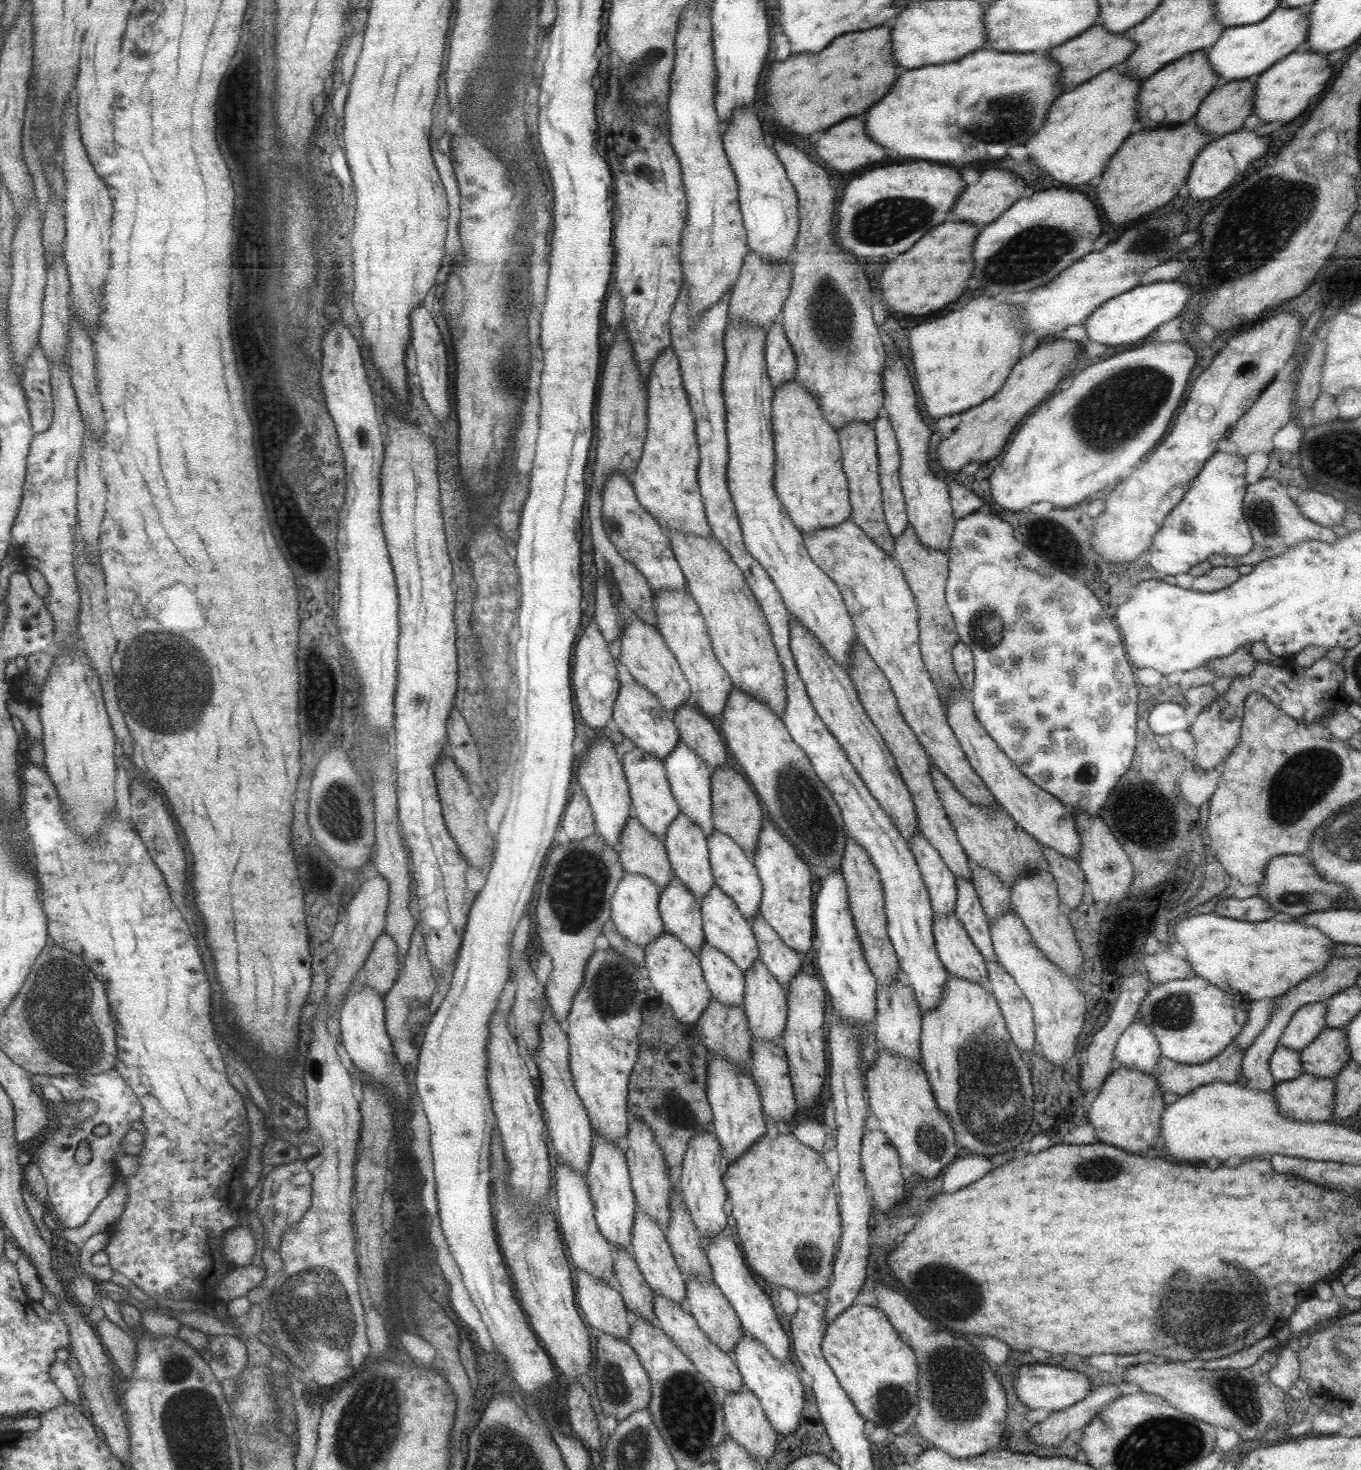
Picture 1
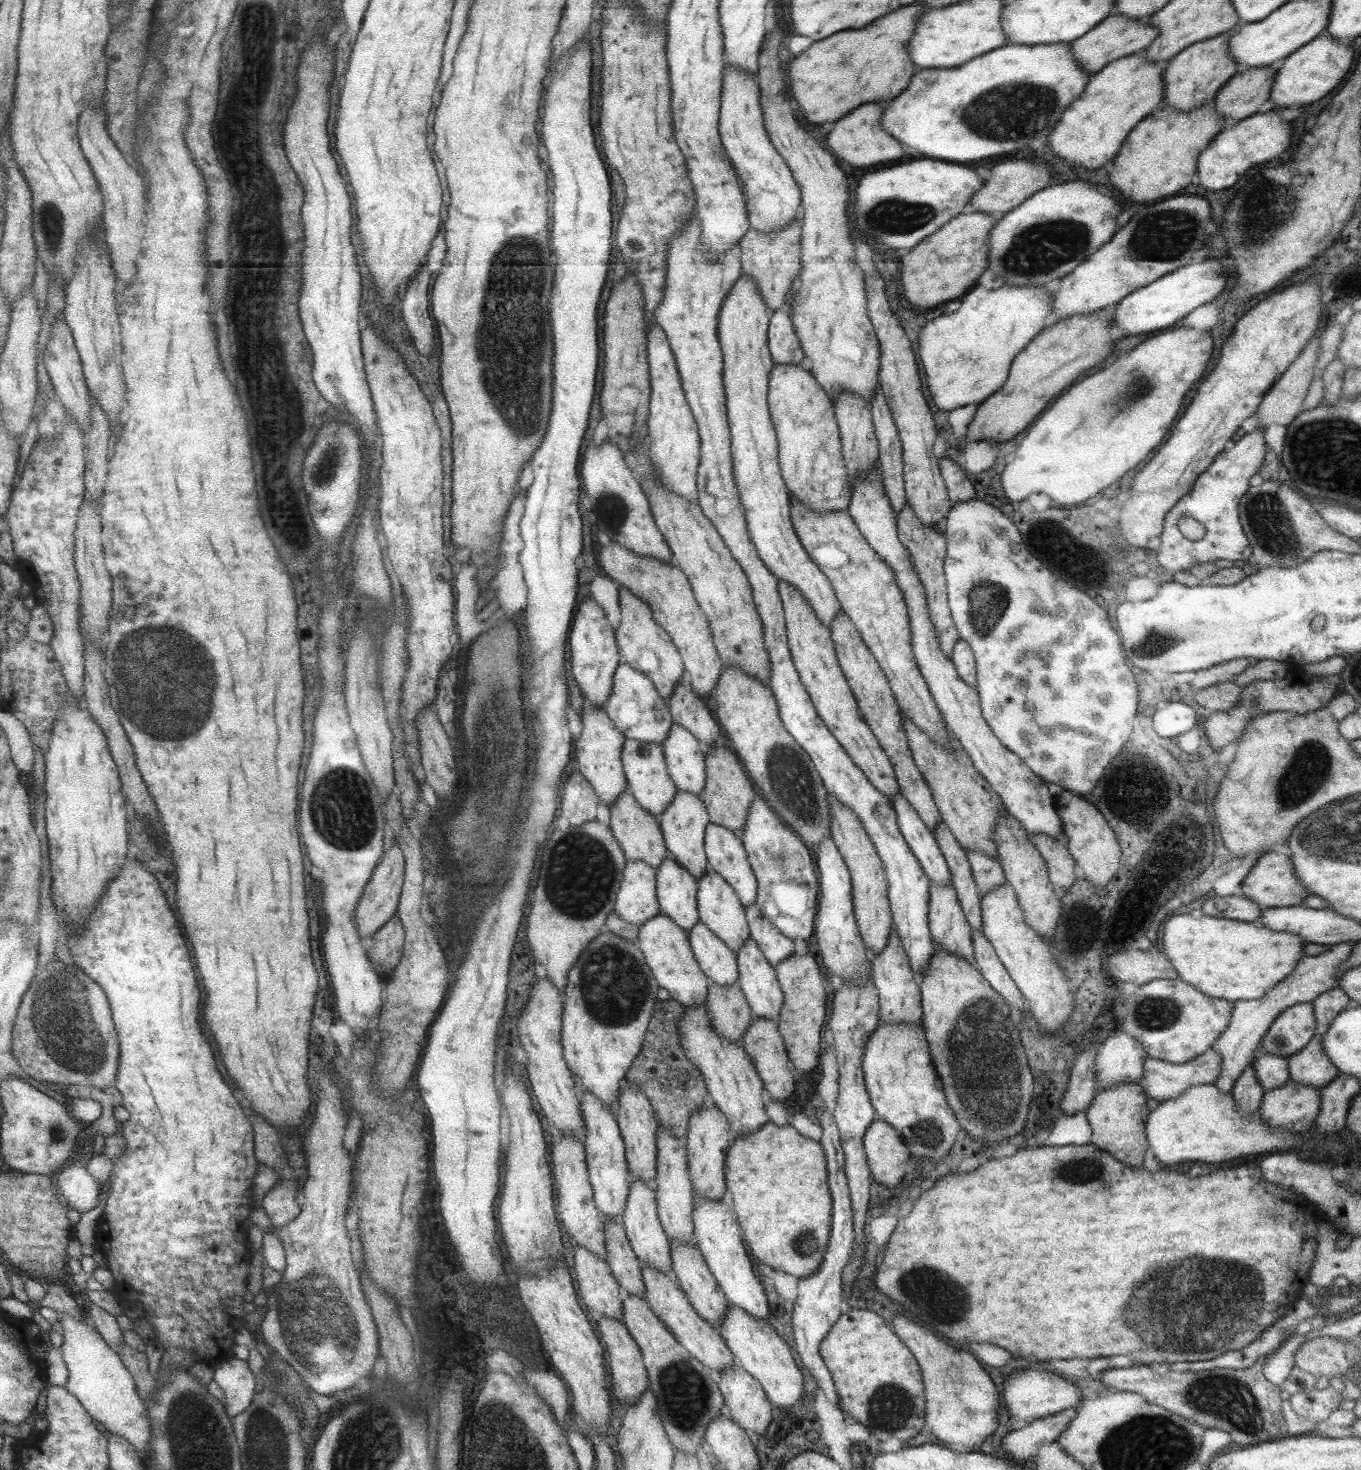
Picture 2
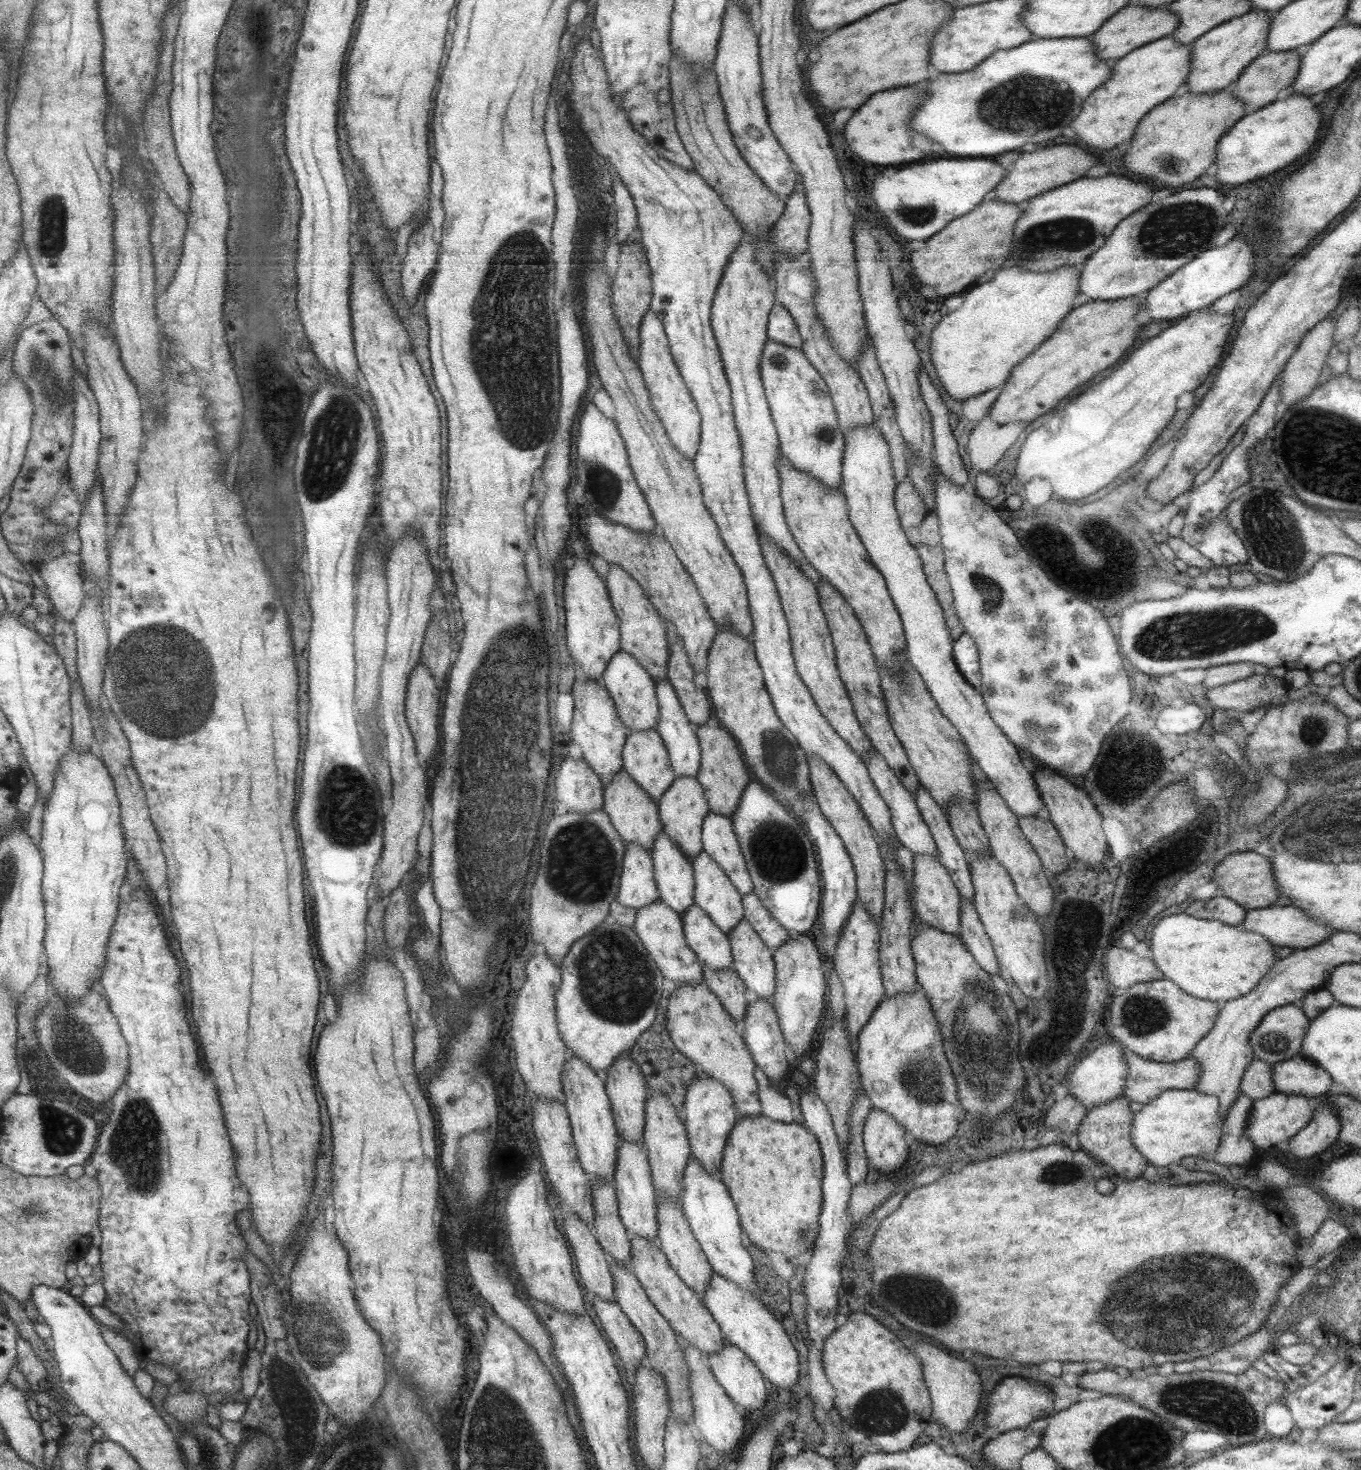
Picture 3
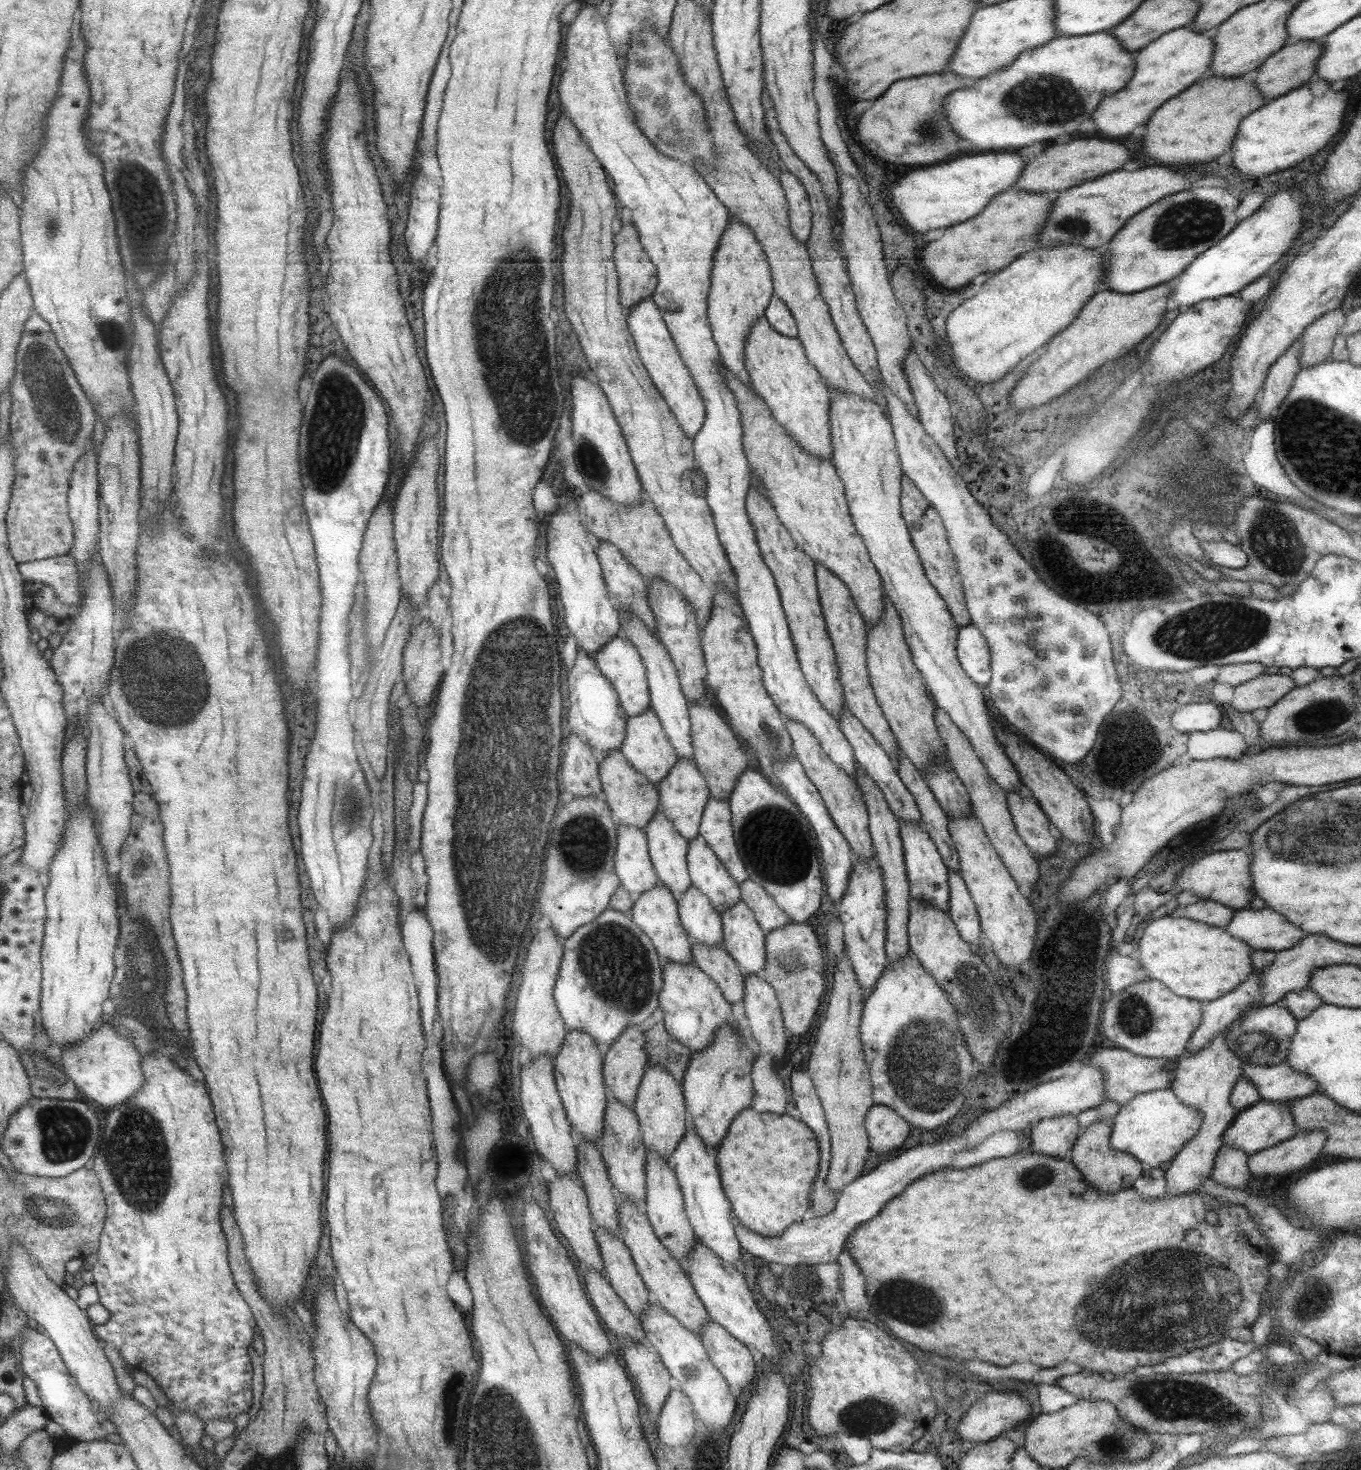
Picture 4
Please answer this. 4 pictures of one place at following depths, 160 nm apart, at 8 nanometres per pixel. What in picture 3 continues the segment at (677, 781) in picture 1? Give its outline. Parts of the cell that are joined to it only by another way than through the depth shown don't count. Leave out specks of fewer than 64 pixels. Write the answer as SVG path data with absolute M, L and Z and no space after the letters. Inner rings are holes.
M663 677L654 681L655 698L658 704L658 721L655 730L665 745L671 768L676 777L695 777L700 765L700 746L695 732L696 726L685 716L681 703L671 683Z

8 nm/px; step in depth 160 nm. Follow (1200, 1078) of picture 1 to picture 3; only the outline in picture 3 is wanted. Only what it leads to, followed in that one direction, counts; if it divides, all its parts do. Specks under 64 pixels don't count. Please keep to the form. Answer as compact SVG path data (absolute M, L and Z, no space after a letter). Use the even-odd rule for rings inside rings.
M1123 1048L1122 1057L1127 1069L1127 1078L1125 1078L1125 1085L1122 1088L1122 1095L1127 1100L1139 1102L1139 1104L1145 1104L1153 1100L1164 1090L1189 1090L1193 1085L1197 1084L1197 1078L1199 1078L1200 1066L1192 1056L1173 1062L1157 1062L1145 1060L1134 1055L1130 1050Z

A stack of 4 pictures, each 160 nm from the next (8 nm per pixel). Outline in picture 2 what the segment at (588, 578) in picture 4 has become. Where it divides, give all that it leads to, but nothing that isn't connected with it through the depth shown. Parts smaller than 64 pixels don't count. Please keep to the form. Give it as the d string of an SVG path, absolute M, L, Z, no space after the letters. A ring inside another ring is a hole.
M591 595L581 599L576 604L574 611L574 624L570 624L570 633L566 640L570 648L571 674L585 695L584 700L587 700L593 707L603 708L608 696L612 693L613 673L621 662L614 630L608 623L605 613Z

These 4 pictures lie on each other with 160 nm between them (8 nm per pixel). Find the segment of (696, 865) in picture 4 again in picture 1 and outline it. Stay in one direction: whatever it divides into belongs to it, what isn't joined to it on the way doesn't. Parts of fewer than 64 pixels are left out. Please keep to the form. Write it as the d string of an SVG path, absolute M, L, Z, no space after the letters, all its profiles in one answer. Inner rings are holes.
M715 884L711 885L699 899L704 940L729 957L741 972L746 971L755 959L759 959L757 941L752 933L750 922L741 916L735 903Z

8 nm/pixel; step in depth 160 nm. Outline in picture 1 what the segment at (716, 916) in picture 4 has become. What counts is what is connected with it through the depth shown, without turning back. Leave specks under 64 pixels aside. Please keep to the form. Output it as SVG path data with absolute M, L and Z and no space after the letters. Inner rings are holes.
M707 941L701 943L699 964L711 996L724 1005L739 1006L743 1002L744 974L735 963Z

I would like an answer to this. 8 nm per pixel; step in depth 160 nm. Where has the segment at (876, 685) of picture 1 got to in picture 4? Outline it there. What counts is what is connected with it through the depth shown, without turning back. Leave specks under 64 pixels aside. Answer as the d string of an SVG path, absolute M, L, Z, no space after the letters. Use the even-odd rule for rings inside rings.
M814 563L816 587L826 624L827 634L832 642L835 660L838 666L838 679L842 686L844 706L857 720L870 732L870 735L881 745L881 748L889 755L896 768L896 750L898 744L889 728L888 722L882 715L878 702L875 700L872 685L866 669L866 624L857 610L850 595L850 590L822 564Z

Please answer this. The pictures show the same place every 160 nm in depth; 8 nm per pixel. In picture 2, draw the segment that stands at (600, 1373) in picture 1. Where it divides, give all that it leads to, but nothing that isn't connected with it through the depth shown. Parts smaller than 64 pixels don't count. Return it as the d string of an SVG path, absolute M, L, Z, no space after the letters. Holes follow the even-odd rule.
M597 1316L596 1322L600 1343L603 1344L605 1354L607 1354L607 1366L611 1372L609 1378L612 1382L613 1396L618 1402L627 1403L631 1406L635 1404L635 1399L648 1387L648 1374L642 1361L642 1354L622 1322L611 1320L608 1316Z

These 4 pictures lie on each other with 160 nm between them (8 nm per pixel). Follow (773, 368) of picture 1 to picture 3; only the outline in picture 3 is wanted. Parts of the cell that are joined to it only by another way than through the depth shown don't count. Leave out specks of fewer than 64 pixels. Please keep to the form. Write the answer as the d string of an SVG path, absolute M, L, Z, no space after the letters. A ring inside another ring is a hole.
M773 304L767 319L766 336L773 342L784 344L787 347L801 348L801 337L791 317L781 304Z

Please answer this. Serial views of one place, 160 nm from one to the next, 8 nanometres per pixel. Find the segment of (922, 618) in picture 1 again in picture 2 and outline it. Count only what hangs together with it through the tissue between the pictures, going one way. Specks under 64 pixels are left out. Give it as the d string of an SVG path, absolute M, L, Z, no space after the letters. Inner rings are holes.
M905 502L896 514L896 529L901 544L908 552L910 563L918 574L926 594L926 608L930 622L933 623L939 648L947 658L950 658L955 642L960 638L956 626L950 616L946 595L946 580L944 577L943 563L946 555L946 538L939 529L925 526L915 515L910 504Z

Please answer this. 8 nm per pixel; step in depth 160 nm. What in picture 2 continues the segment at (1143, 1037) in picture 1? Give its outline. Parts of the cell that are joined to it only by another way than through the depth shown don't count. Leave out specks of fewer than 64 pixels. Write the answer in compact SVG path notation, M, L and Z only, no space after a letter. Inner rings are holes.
M1123 1031L1103 1039L1093 1059L1095 1097L1109 1085L1137 1084L1141 1079L1144 1058L1142 1046Z

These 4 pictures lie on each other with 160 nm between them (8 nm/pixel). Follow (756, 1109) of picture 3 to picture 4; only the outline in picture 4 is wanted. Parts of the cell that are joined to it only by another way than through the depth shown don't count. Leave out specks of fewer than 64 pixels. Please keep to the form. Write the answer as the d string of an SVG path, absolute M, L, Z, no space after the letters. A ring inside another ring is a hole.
M662 961L662 983L659 989L658 998L658 1015L664 1022L666 1031L679 1043L691 1050L702 1051L708 1047L712 1041L714 1032L721 1026L731 1027L739 1034L737 1021L731 1015L731 1003L725 1000L721 989L707 976L698 966L691 963L674 963L673 961Z

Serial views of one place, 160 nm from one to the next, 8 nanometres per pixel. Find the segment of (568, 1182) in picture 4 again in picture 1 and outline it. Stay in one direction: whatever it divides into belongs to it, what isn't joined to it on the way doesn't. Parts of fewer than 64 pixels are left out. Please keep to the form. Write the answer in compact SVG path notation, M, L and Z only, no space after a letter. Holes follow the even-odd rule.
M575 1270L576 1304L594 1334L600 1332L626 1342L629 1335L628 1310L622 1297L605 1282Z

